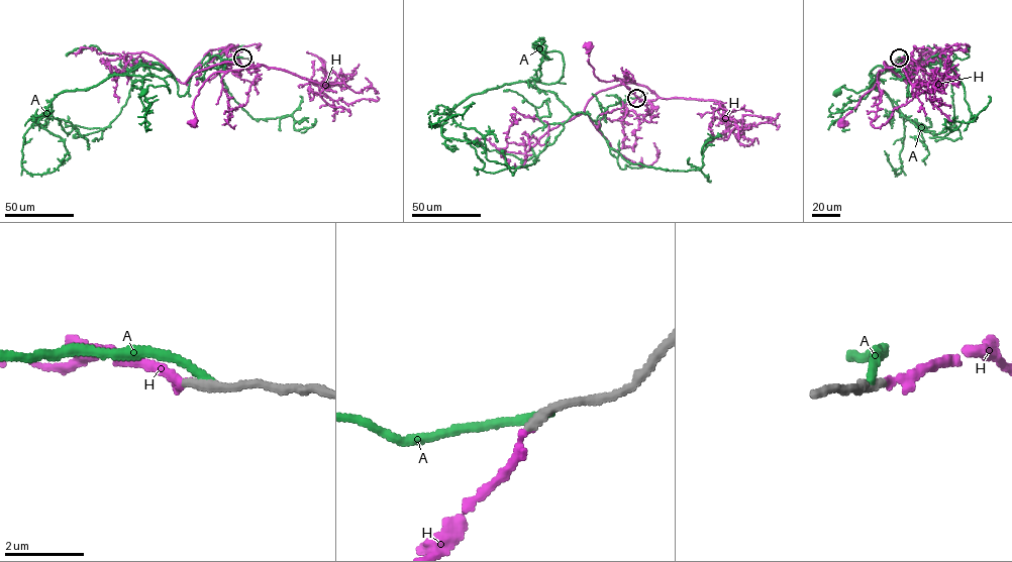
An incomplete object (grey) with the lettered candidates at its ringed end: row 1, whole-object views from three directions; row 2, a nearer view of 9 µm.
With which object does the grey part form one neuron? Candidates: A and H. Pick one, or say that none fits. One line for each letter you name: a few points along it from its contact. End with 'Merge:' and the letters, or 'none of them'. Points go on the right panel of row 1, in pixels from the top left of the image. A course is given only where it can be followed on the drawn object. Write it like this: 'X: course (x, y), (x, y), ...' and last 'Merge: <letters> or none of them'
H: course (900, 58), (907, 66), (916, 61), (911, 52), (919, 52), (908, 85), (884, 62), (874, 87), (842, 123)
Merge: H

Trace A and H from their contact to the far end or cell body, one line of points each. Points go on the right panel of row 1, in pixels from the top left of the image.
A: (899, 58), (924, 65), (907, 96), (917, 69), (947, 68), (943, 137), (876, 76), (837, 92)
H: (900, 58), (907, 66), (916, 61), (911, 52), (919, 52), (908, 85), (884, 62), (874, 87), (842, 123)

